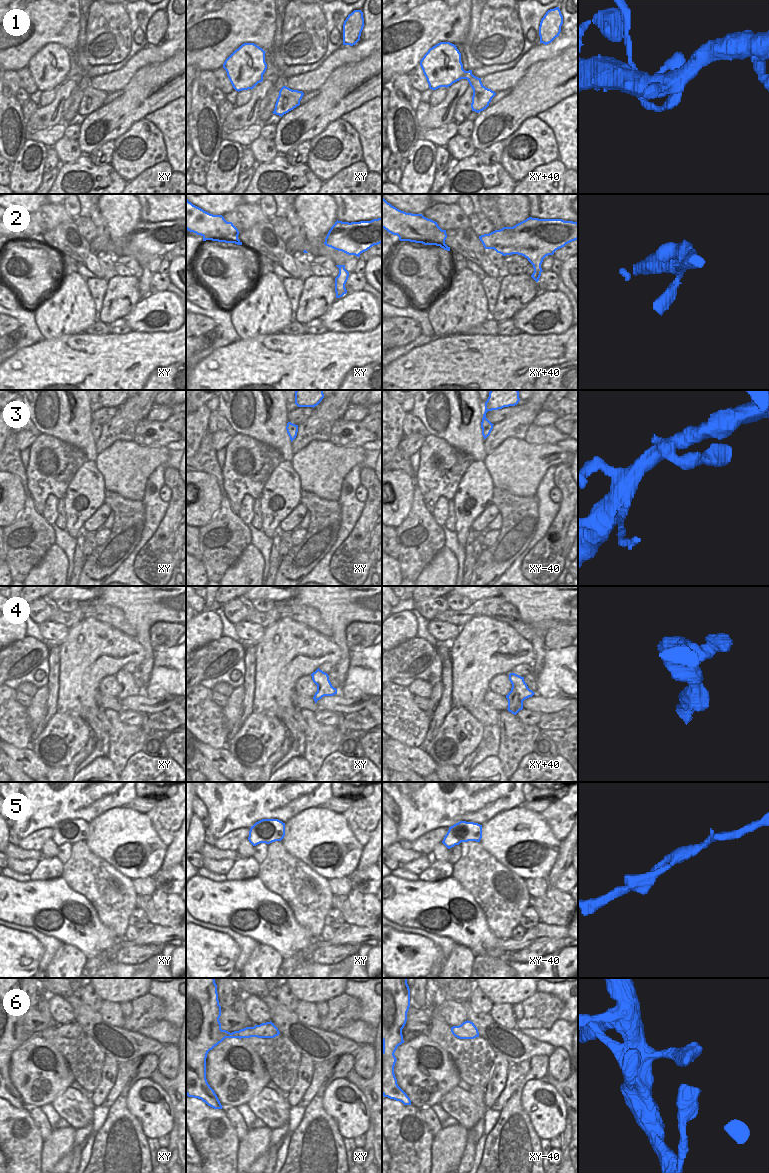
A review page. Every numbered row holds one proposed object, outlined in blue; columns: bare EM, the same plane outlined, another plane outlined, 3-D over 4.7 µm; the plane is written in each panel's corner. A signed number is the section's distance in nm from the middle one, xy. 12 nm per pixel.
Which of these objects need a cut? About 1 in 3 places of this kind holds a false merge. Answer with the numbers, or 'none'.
none

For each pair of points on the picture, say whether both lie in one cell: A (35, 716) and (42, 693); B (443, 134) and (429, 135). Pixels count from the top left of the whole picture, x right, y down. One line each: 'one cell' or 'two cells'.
A: one cell
B: one cell

